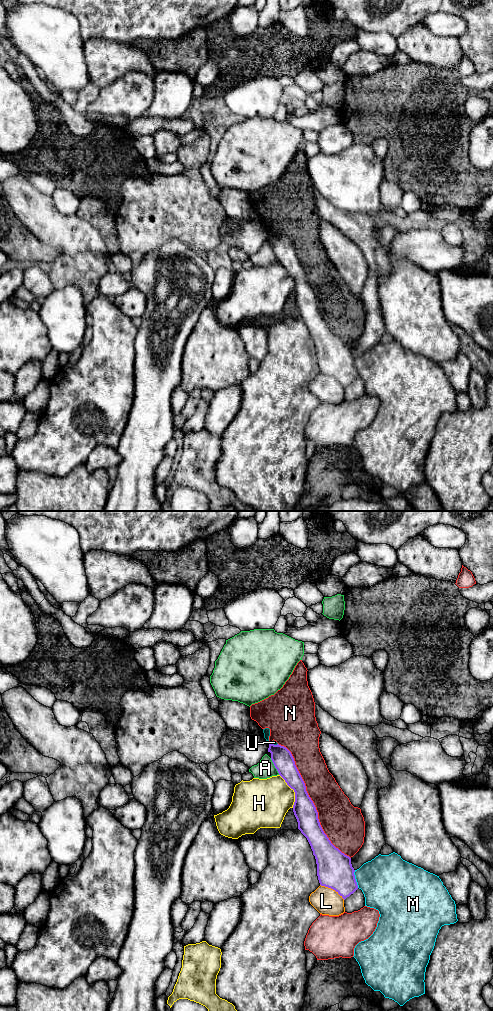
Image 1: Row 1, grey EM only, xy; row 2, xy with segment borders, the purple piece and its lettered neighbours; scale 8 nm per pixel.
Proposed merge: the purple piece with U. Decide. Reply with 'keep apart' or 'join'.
keep apart

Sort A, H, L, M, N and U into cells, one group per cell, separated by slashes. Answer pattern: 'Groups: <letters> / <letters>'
Groups: A / H / L / M / N U

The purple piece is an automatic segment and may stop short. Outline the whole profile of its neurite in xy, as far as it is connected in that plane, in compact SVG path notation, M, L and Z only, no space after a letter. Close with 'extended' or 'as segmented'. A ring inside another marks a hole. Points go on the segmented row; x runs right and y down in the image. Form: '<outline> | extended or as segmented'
M269 744L268 752L279 775L295 792L293 812L298 829L307 838L315 856L320 885L335 890L345 900L358 889L351 858L336 848L324 833L291 752L279 744Z | as segmented

